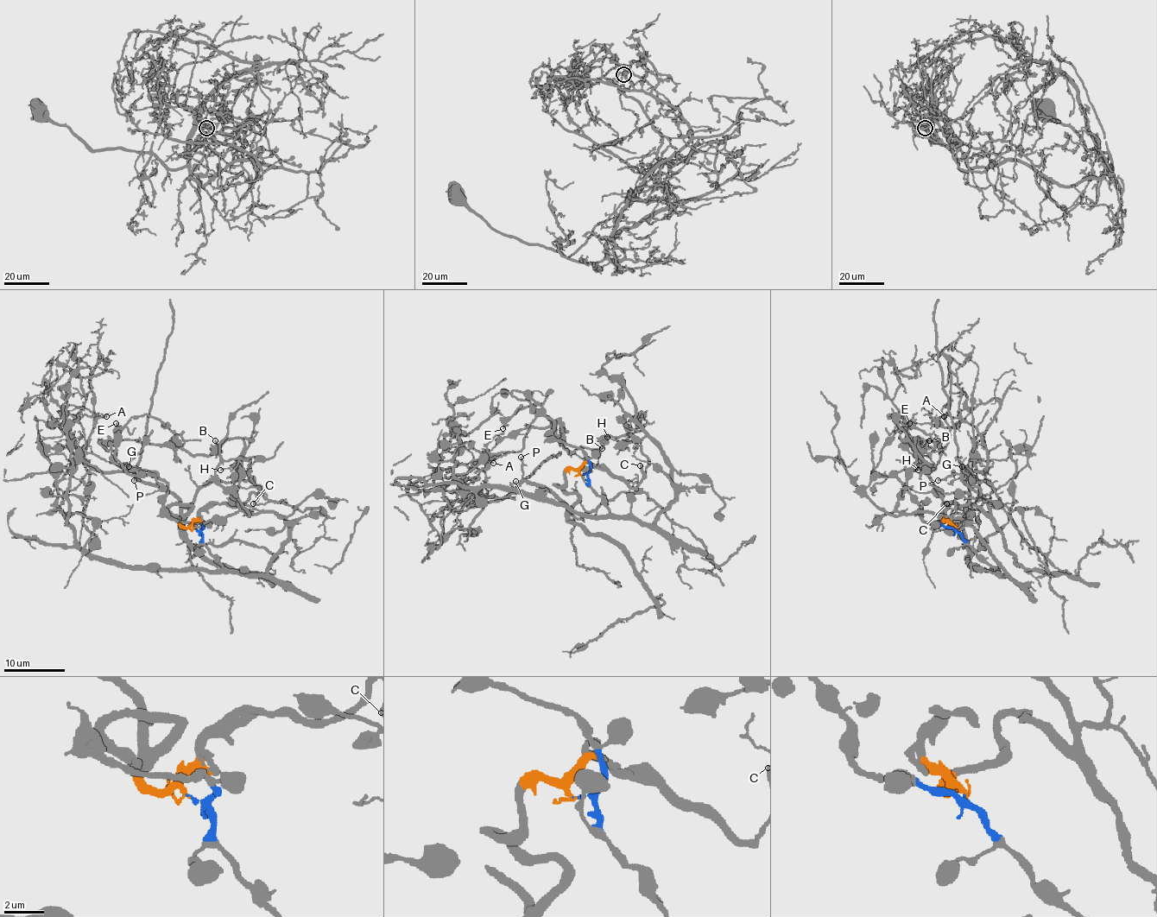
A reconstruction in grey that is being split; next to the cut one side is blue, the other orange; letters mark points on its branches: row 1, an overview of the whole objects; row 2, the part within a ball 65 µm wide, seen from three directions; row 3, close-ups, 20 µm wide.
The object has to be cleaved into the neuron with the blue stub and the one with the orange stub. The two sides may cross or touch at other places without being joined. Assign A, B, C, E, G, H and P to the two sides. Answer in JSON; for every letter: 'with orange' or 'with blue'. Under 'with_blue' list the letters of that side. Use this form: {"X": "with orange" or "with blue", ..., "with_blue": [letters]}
{"A": "with orange", "B": "with orange", "C": "with orange", "E": "with orange", "G": "with orange", "H": "with orange", "P": "with orange", "with_blue": []}

